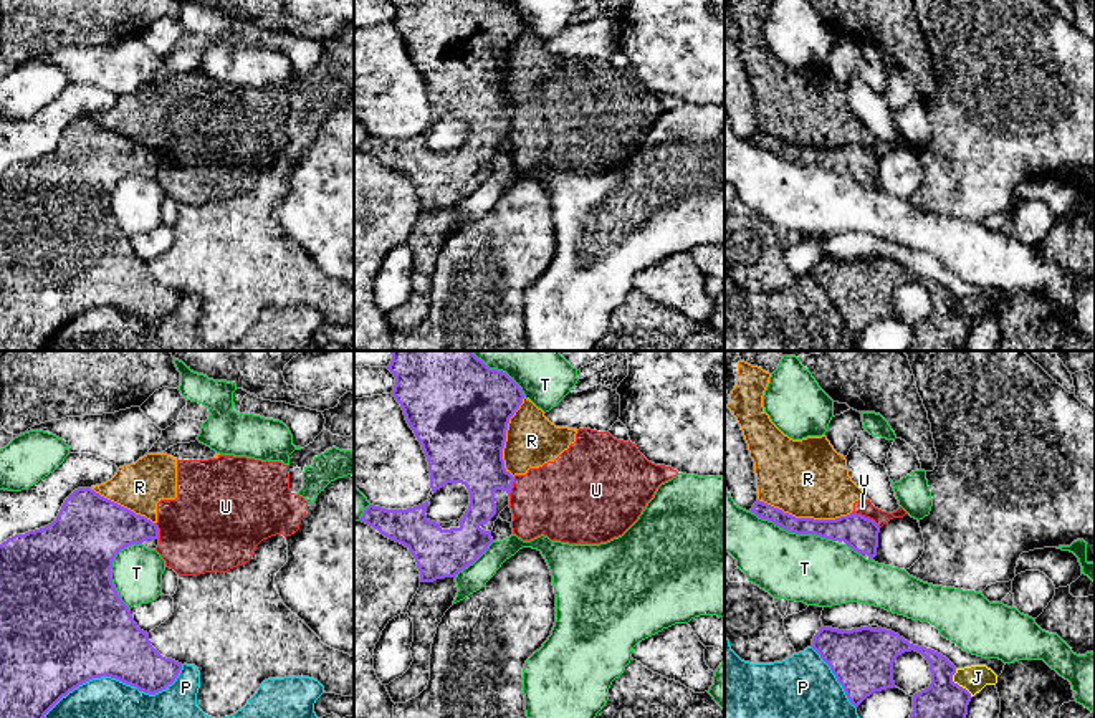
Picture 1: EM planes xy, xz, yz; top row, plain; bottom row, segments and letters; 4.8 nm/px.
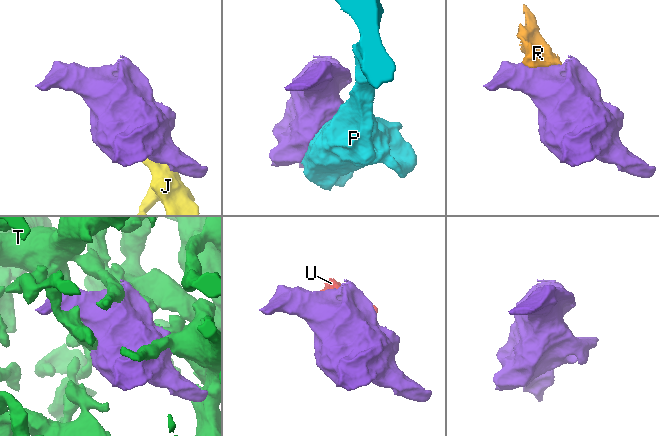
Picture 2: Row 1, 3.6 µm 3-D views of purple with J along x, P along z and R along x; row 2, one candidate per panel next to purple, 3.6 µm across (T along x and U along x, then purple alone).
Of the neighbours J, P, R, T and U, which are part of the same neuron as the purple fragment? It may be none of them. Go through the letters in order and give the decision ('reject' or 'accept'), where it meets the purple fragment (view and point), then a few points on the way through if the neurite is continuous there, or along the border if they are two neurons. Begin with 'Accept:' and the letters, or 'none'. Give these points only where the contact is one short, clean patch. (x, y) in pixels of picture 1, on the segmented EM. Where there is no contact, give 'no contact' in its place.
Accept: none
J: reject; meets purple in yz at (956, 684)
P: reject; meets purple in xy at (116, 679)
R: reject; meets purple in yz at (804, 518)
T: reject; meets purple in yz at (793, 531)
U: reject; meets purple in yz at (867, 518); border along yz (852, 512), (872, 518), (880, 526)

